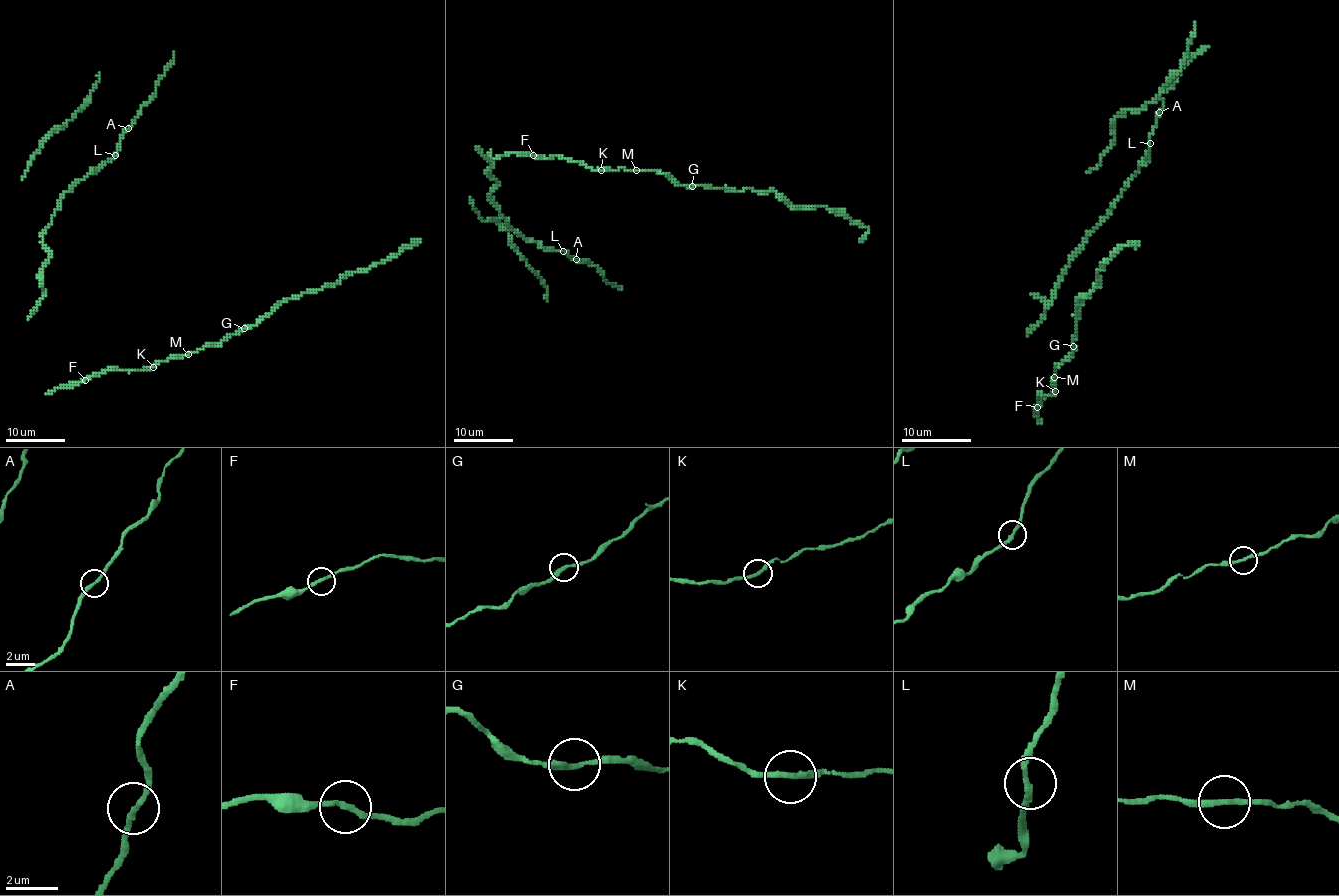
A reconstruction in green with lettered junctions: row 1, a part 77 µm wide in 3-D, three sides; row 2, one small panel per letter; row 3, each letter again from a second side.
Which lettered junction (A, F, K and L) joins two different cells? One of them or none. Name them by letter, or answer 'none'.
none

